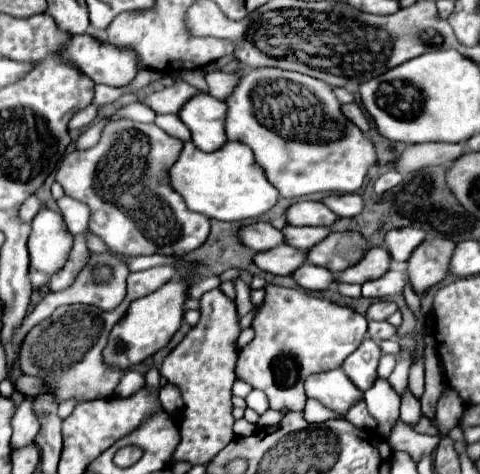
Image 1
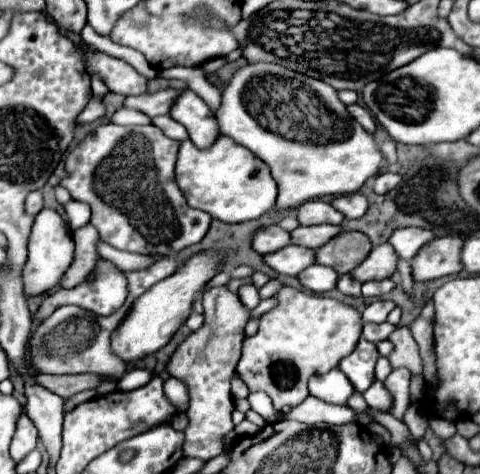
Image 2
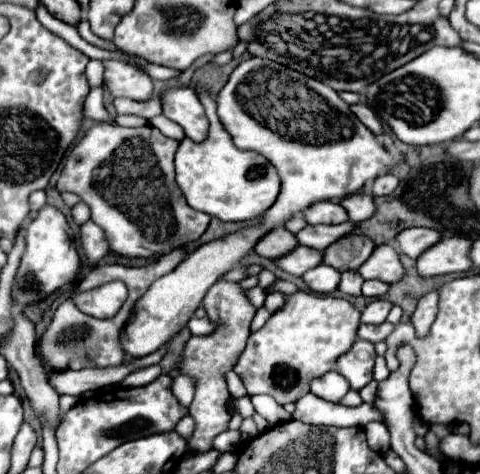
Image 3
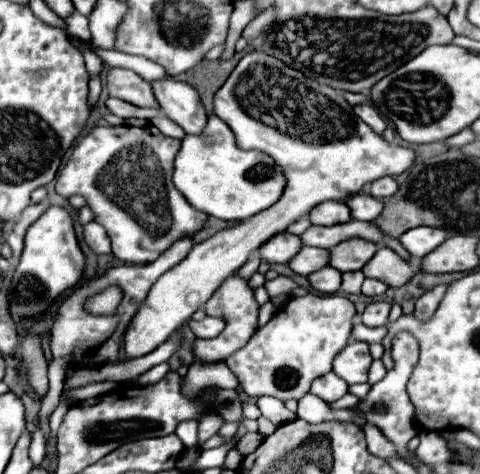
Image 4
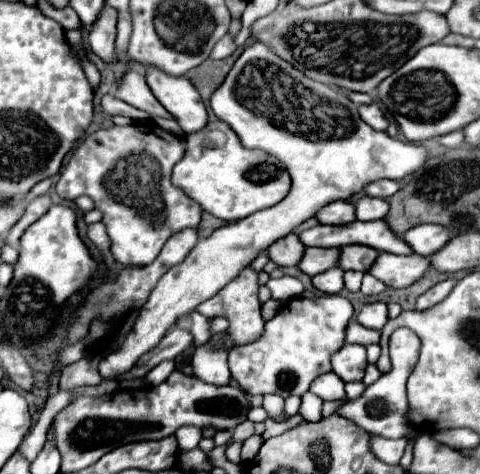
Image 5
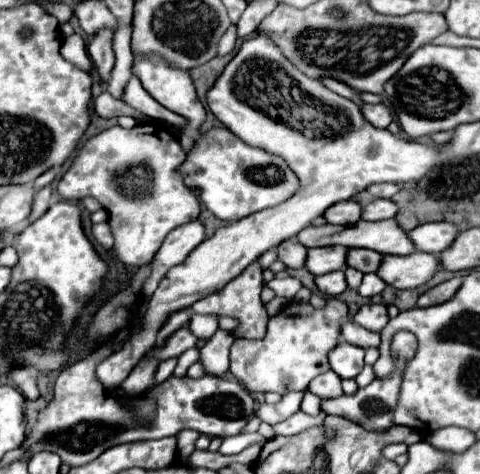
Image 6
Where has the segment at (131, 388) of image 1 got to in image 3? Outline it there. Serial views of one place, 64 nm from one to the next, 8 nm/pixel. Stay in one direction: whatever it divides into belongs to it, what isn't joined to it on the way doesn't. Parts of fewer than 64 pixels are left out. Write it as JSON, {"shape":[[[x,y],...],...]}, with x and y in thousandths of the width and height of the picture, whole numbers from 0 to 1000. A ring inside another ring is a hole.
{"shape":[[[317,772],[317,776],[300,776],[292,785],[279,785],[275,793],[267,793],[267,802],[254,802],[254,814],[275,819],[275,814],[304,814],[313,806],[321,806],[329,793],[338,789],[333,772]]]}

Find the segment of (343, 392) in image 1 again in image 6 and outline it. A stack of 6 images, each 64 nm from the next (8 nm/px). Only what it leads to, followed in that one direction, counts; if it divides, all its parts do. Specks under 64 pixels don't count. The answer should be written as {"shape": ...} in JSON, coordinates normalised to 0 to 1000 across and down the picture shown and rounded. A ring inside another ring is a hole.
{"shape":[[[692,781],[658,793],[658,797],[646,806],[642,823],[646,823],[650,831],[675,840],[675,844],[679,844],[679,840],[704,840],[704,835],[717,831],[717,827],[713,827],[713,814],[708,814],[708,797],[704,797]]]}

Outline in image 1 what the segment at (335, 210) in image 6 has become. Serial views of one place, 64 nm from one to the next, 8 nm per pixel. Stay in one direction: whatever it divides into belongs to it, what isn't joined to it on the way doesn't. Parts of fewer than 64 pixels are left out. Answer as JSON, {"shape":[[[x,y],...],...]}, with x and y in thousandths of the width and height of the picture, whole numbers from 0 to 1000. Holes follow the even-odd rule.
{"shape":[[[629,422],[600,439],[596,464],[608,477],[688,477],[704,464],[704,456],[671,426]]]}

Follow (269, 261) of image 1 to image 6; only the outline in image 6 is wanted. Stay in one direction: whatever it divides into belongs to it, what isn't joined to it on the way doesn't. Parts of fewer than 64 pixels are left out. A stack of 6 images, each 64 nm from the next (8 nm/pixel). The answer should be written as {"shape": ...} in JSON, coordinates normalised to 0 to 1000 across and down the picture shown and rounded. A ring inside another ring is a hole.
{"shape":[[[713,519],[646,523],[638,565],[654,582],[683,578],[683,574],[696,574],[696,570],[713,570],[713,565],[721,565],[721,536],[725,536],[725,523],[713,523]]]}

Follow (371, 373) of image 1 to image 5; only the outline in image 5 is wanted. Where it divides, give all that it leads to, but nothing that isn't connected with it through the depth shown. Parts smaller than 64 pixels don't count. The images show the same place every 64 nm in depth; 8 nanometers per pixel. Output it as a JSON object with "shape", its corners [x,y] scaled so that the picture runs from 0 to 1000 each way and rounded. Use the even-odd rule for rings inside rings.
{"shape":[[[717,726],[692,747],[692,776],[717,806],[750,802],[763,768],[763,734],[750,726]]]}

